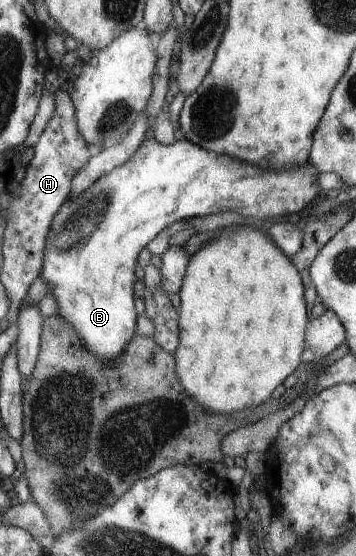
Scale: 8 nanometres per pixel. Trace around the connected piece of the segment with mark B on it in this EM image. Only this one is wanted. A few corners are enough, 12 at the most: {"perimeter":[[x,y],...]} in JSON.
{"perimeter":[[144,136],[62,203],[39,278],[100,362],[132,341],[136,255],[172,221],[320,195]]}

